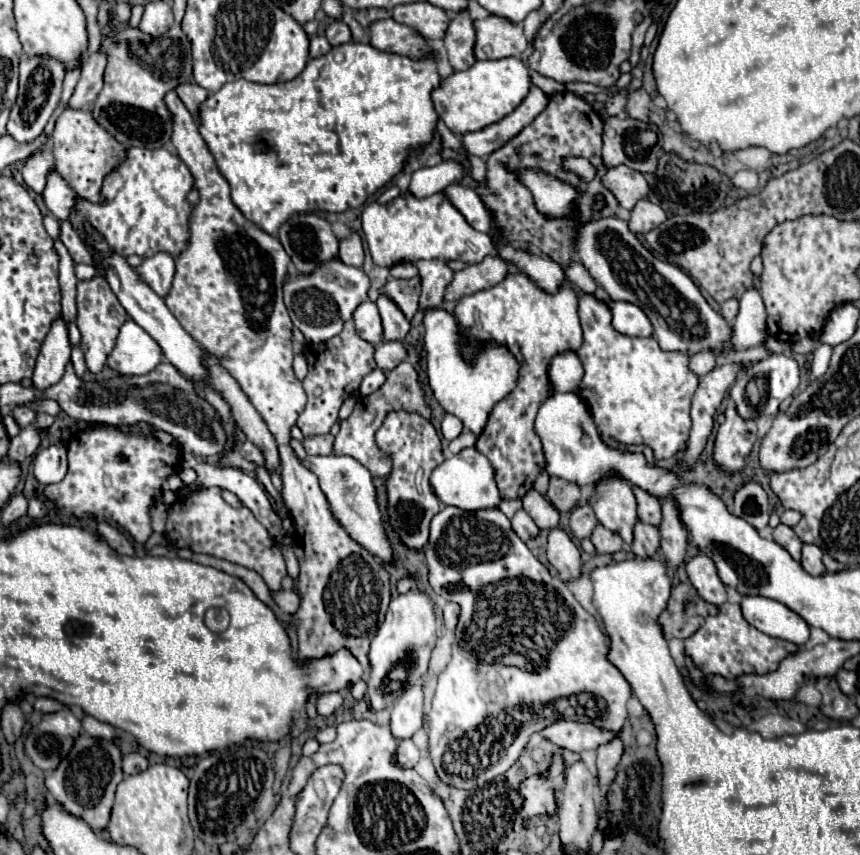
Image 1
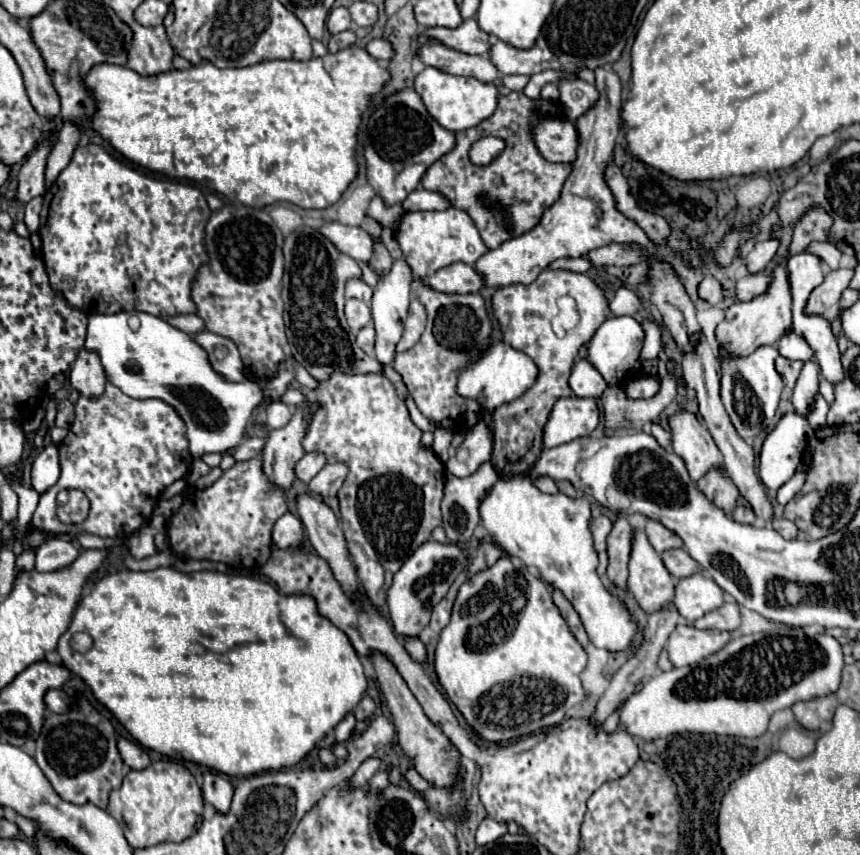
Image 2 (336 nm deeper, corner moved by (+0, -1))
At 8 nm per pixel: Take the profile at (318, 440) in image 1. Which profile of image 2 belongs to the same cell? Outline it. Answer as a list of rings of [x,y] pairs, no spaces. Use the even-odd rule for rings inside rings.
[[[306,453],[298,463],[296,463],[296,477],[304,483],[308,483],[322,467],[326,465],[324,453]]]

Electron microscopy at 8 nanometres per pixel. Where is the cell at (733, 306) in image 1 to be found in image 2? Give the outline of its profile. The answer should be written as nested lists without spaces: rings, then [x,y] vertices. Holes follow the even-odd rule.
[[[756,273],[756,275],[746,275],[742,279],[736,281],[736,301],[744,303],[744,301],[752,301],[754,297],[762,295],[768,289],[770,277]]]

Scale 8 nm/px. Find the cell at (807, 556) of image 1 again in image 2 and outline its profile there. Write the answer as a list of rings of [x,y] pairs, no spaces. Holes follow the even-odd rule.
[[[776,519],[774,523],[772,523],[772,527],[784,537],[784,539],[796,539],[798,537],[798,527],[792,523],[792,521],[788,521],[788,519]]]

